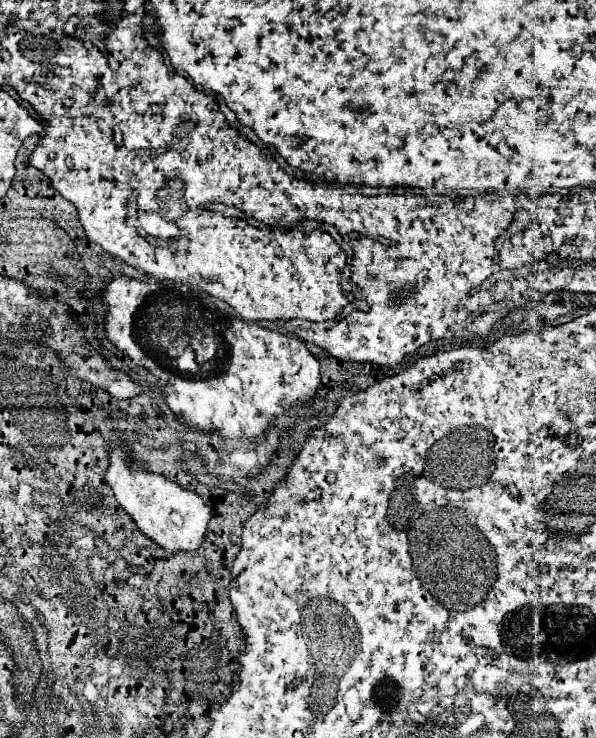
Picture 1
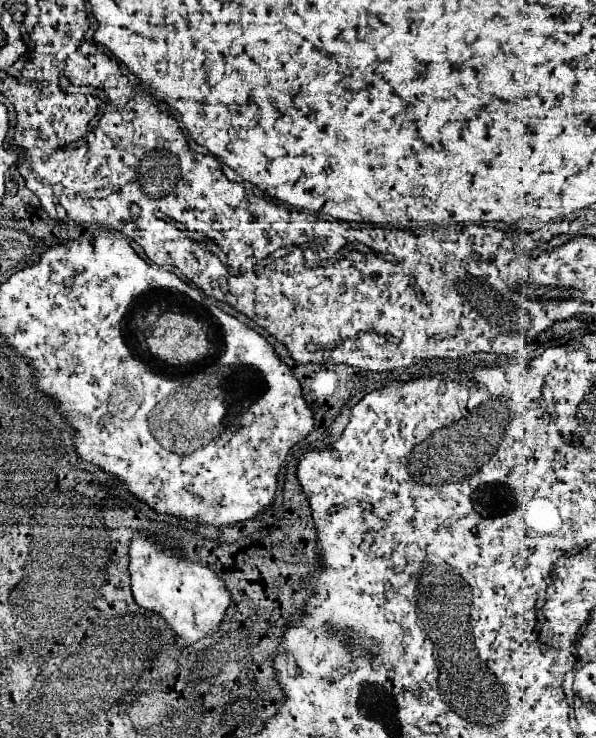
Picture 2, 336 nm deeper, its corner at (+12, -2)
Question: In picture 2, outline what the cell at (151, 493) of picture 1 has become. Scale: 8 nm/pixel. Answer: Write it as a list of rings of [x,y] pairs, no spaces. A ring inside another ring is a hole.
[[[146,534],[132,538],[130,576],[136,604],[166,620],[168,628],[176,634],[176,646],[192,646],[200,638],[214,634],[230,606],[230,594],[216,572],[198,562],[180,560],[180,556],[174,556],[174,550],[164,550],[160,540],[148,538]]]

